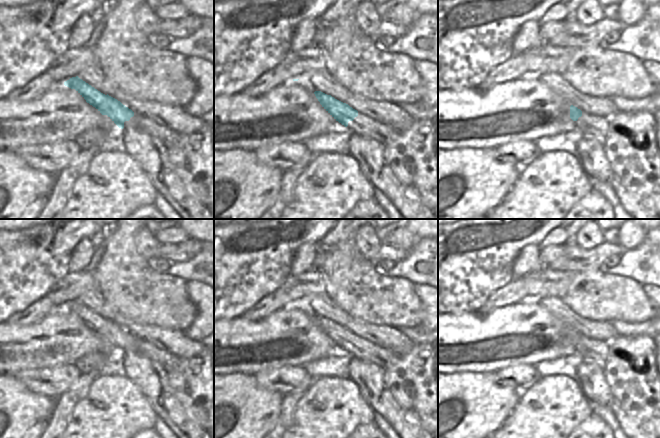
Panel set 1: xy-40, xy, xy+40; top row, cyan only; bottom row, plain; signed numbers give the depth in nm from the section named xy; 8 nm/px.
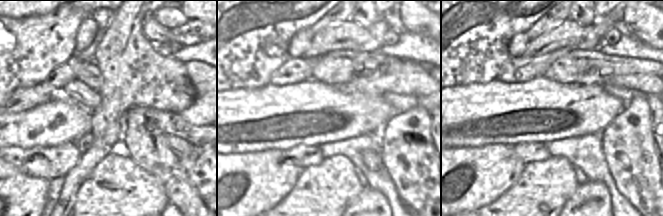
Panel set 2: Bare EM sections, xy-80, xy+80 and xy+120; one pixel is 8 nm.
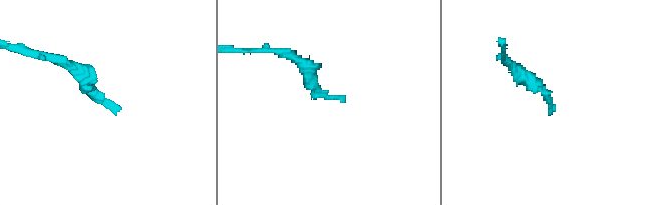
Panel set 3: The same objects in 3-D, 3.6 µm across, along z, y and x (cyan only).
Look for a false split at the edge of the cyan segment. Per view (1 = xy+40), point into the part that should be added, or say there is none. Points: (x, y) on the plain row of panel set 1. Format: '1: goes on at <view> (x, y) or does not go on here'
1: does not go on here

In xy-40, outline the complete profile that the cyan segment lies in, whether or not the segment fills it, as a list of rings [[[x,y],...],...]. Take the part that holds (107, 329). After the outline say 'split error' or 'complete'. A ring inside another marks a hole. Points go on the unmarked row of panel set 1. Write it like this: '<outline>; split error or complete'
[[[72,301],[64,309],[75,313],[87,327],[95,331],[102,339],[107,339],[119,352],[124,352],[124,346],[134,340],[134,336],[117,323],[105,319],[80,303]]]; complete

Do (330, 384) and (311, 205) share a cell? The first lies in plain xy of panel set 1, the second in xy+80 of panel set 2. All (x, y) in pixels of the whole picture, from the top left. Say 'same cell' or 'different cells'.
same cell

